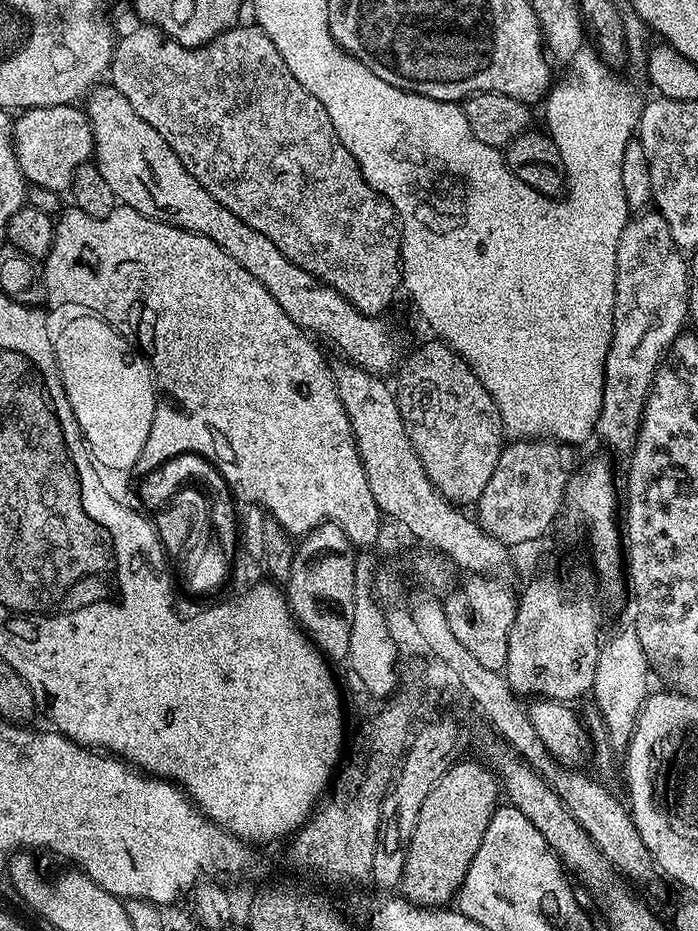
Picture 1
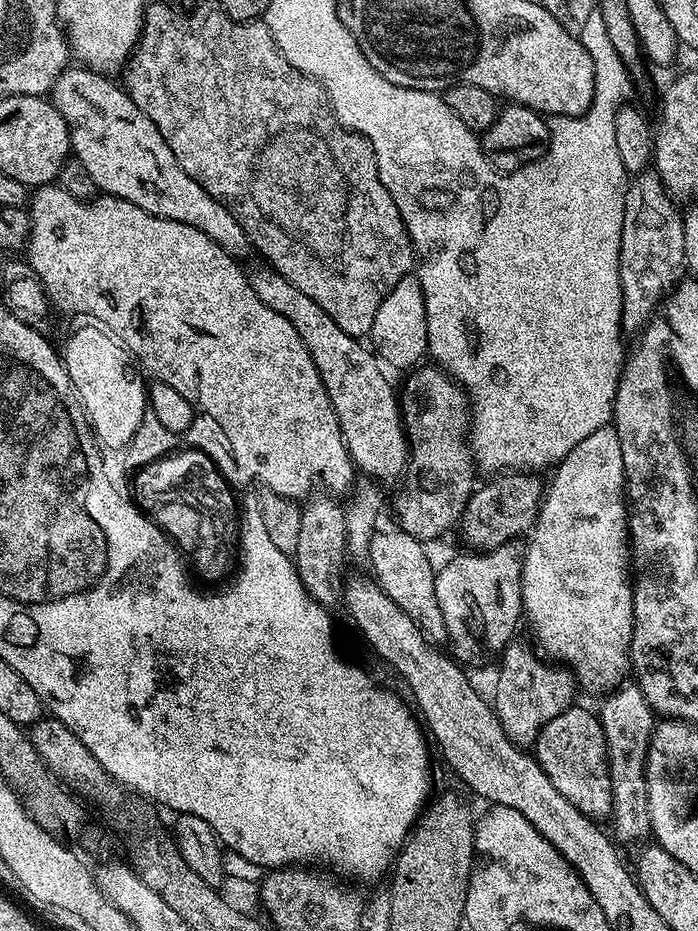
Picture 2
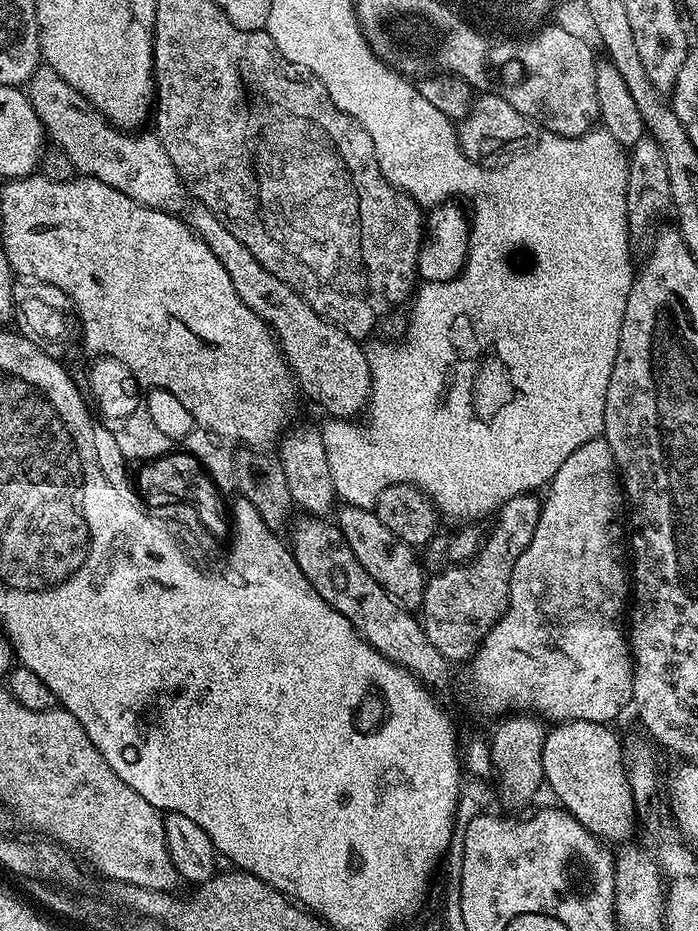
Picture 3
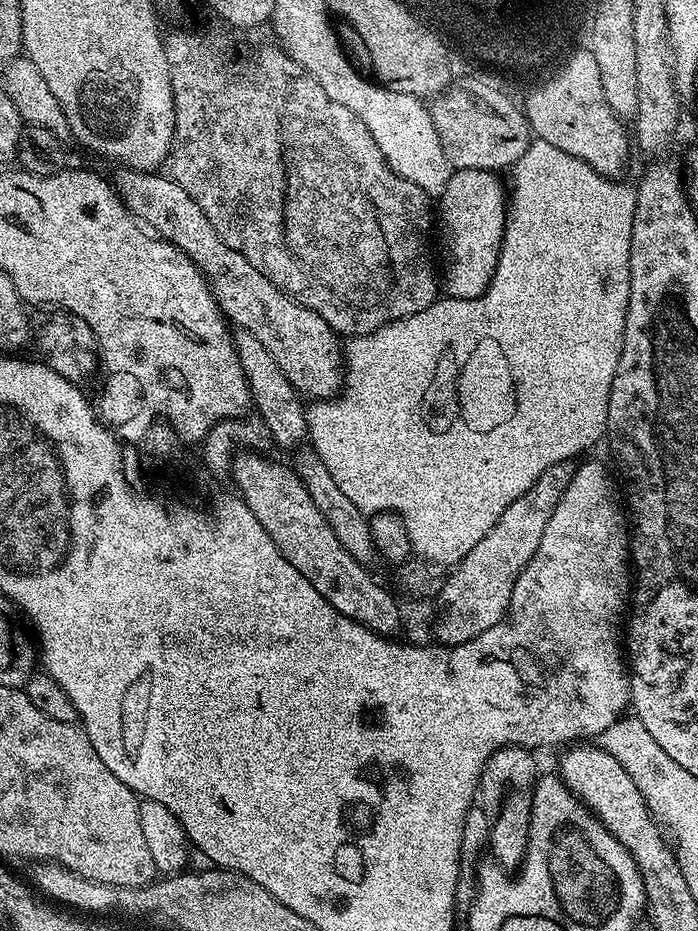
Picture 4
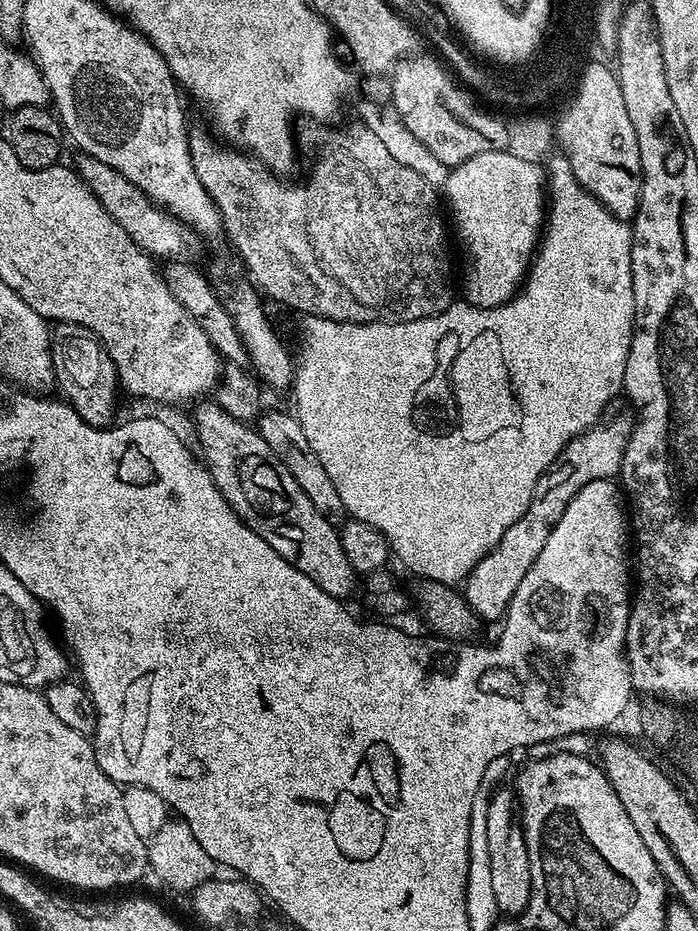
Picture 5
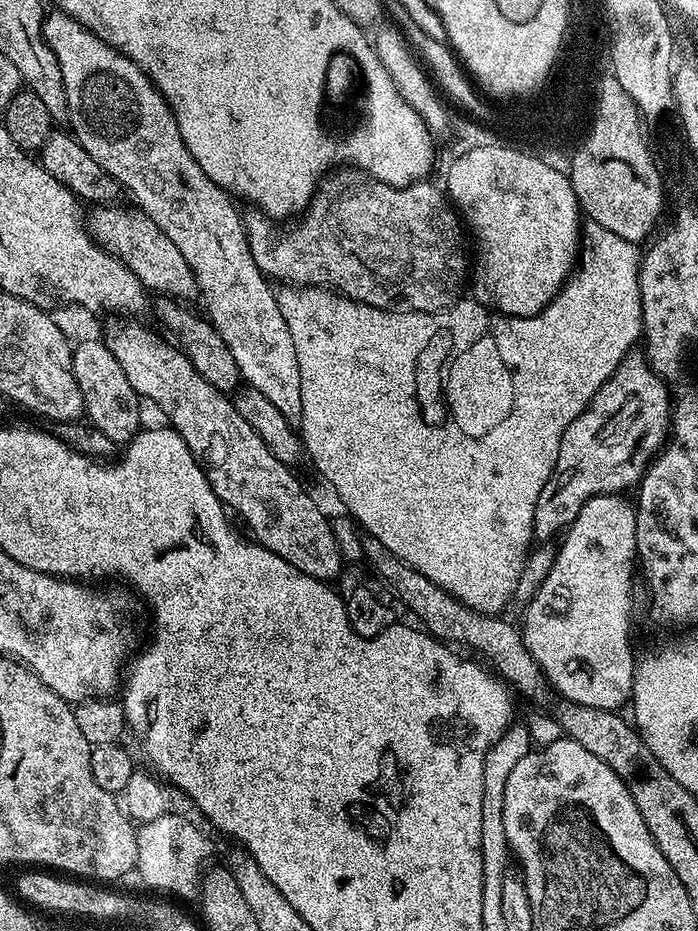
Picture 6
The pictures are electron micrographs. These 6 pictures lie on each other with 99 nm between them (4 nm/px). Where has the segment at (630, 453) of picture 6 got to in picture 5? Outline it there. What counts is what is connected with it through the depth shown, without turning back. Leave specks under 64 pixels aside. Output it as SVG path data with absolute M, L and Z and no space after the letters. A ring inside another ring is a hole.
M627 403L609 404L595 426L589 428L582 436L572 437L570 443L546 470L546 474L542 474L526 514L522 514L522 518L518 518L518 522L514 522L514 526L506 530L498 546L486 559L480 561L462 585L464 599L481 621L499 621L507 613L522 578L526 578L526 570L530 570L530 566L534 566L534 558L542 554L542 546L546 546L550 530L558 522L558 518L562 518L562 512L566 510L574 494L578 494L578 490L582 490L586 482L610 480L619 473L624 447L628 435L632 433L633 423L634 416Z

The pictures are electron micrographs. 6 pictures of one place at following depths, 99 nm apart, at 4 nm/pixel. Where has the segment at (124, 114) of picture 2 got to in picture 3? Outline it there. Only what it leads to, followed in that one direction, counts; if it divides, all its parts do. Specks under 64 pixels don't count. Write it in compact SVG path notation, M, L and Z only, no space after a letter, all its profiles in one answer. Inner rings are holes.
M41 63L28 79L26 91L47 139L62 149L70 162L74 162L80 176L93 176L114 190L122 190L126 198L134 198L134 202L157 208L159 212L176 214L185 207L186 189L178 170L174 162L170 162L170 154L166 154L160 139L151 131L133 134L111 124L97 108L82 98L82 94L78 94L78 90L74 90L74 86L58 78L54 69L45 63Z

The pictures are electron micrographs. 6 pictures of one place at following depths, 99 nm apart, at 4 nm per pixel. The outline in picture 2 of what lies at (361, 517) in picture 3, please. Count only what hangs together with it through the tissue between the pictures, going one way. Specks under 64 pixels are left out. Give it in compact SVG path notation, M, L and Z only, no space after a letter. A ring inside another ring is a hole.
M399 530L377 531L368 547L367 563L372 564L371 575L384 593L418 625L431 643L440 646L448 639L446 624L442 622L442 610L438 610L438 598L434 594L437 569L421 541Z

